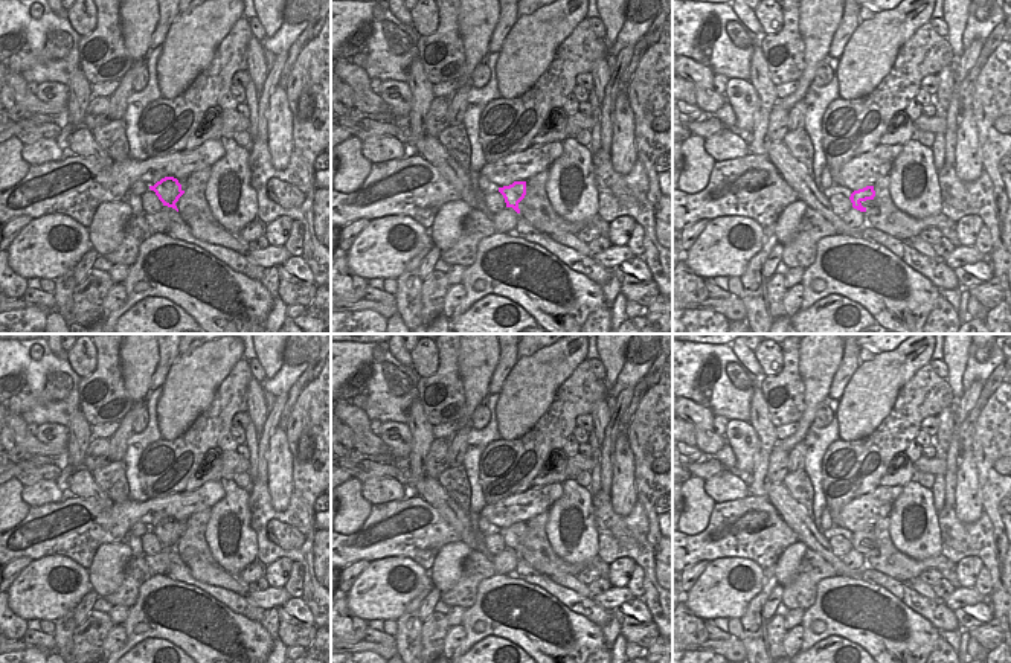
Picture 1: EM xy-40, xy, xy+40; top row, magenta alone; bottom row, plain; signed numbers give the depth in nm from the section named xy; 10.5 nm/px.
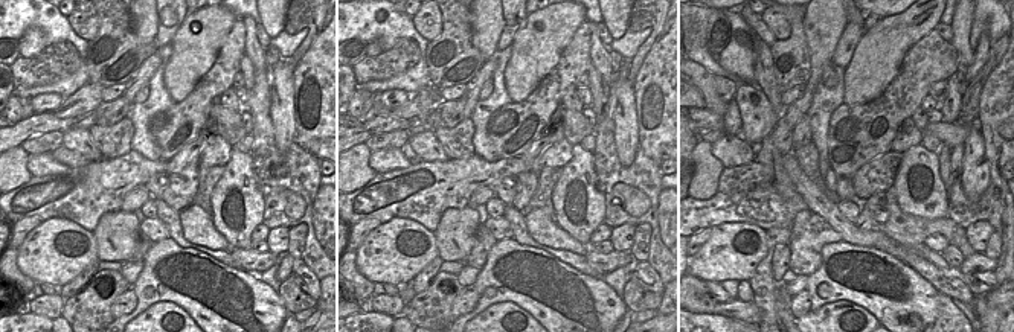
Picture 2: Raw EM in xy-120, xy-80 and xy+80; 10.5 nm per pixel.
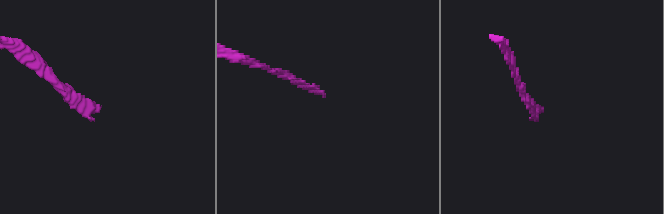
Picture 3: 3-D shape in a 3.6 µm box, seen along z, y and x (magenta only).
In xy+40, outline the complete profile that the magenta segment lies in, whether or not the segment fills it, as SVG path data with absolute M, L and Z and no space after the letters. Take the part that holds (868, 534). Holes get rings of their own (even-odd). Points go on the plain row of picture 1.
M874 527L854 532L849 538L852 549L866 558L871 569L901 582L918 578L927 569L936 569L955 588L961 587L956 575L956 564L945 556L936 555L926 559L913 559L901 553L892 544L889 532L887 546L875 544L874 538Z

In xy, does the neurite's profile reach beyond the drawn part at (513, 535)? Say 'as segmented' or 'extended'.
extended

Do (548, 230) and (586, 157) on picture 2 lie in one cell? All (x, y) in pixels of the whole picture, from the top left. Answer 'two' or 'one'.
two

